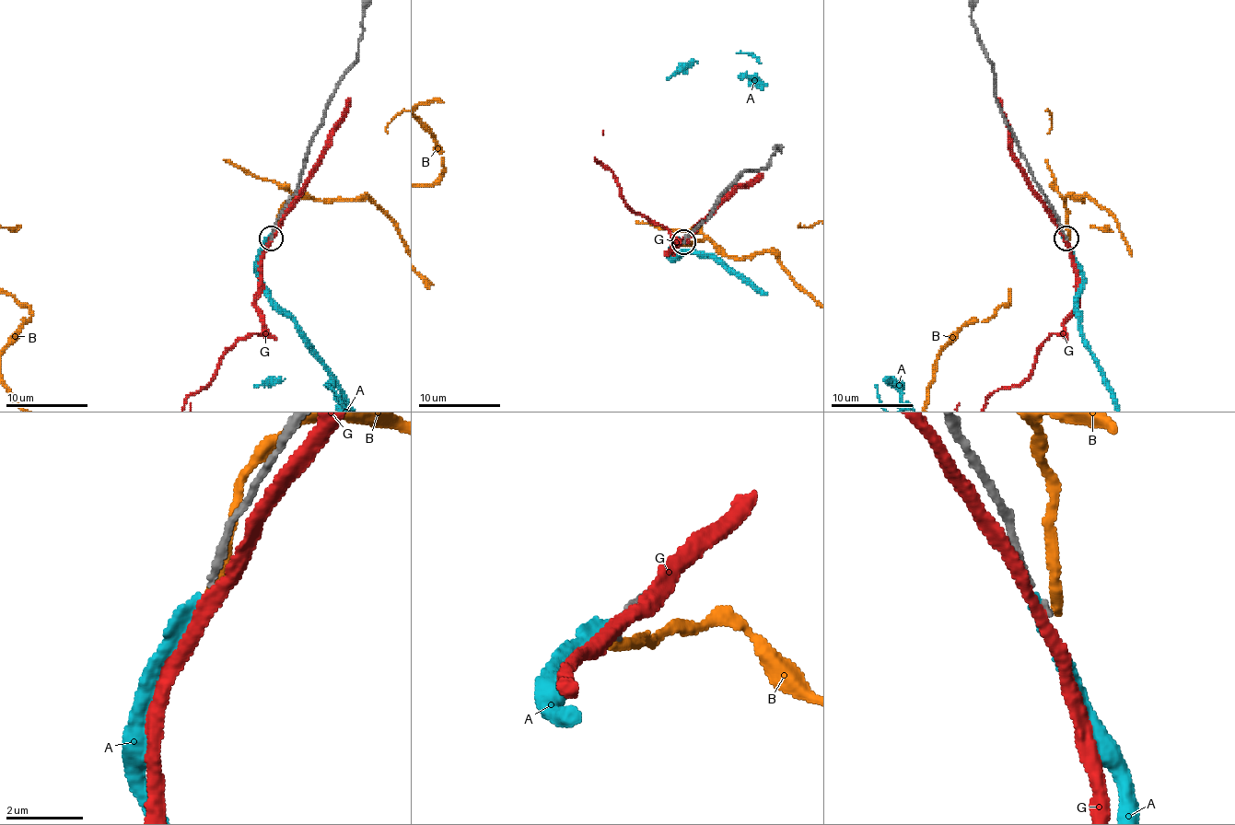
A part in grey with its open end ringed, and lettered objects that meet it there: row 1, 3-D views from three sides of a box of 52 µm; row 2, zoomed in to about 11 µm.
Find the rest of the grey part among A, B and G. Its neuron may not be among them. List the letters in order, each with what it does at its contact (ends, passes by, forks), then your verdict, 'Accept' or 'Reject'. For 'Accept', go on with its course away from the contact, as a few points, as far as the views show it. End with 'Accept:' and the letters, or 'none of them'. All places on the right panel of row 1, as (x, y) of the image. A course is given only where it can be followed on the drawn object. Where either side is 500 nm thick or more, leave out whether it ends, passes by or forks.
A: It ends there. Reject
B: It ends there. Reject
G: It passes by. Reject
Accept: none of them

